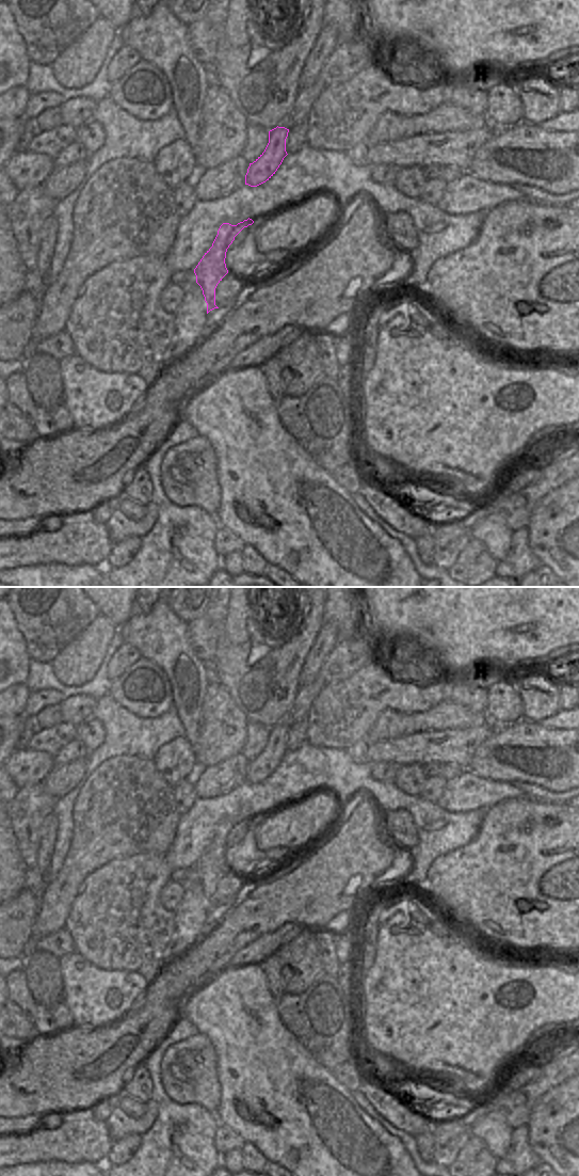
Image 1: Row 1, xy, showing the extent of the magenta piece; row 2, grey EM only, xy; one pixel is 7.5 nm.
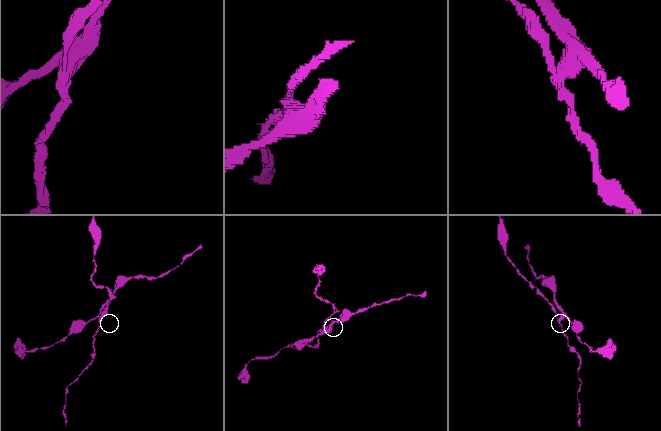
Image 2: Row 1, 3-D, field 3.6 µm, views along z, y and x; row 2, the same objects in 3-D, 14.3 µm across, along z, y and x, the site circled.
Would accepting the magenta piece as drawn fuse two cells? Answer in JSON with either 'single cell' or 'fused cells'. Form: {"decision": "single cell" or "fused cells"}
{"decision": "fused cells"}

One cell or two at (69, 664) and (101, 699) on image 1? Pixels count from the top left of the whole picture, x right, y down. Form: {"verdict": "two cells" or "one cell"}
{"verdict": "two cells"}

